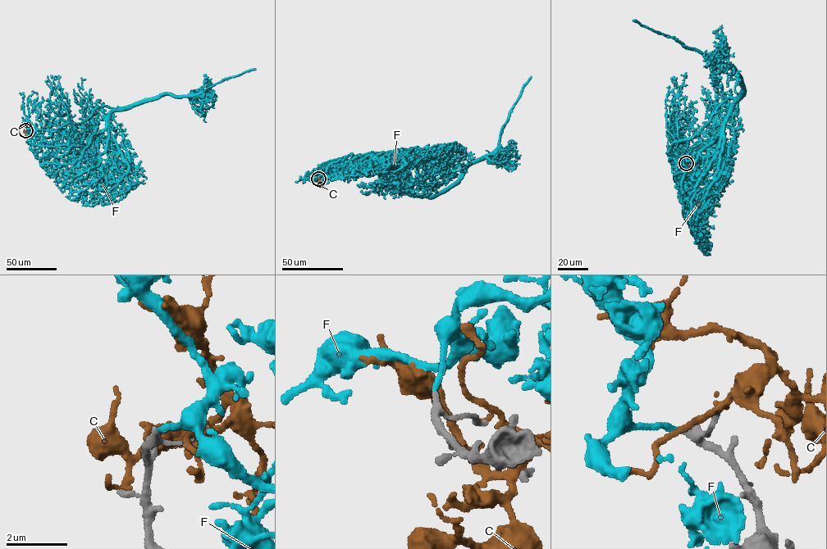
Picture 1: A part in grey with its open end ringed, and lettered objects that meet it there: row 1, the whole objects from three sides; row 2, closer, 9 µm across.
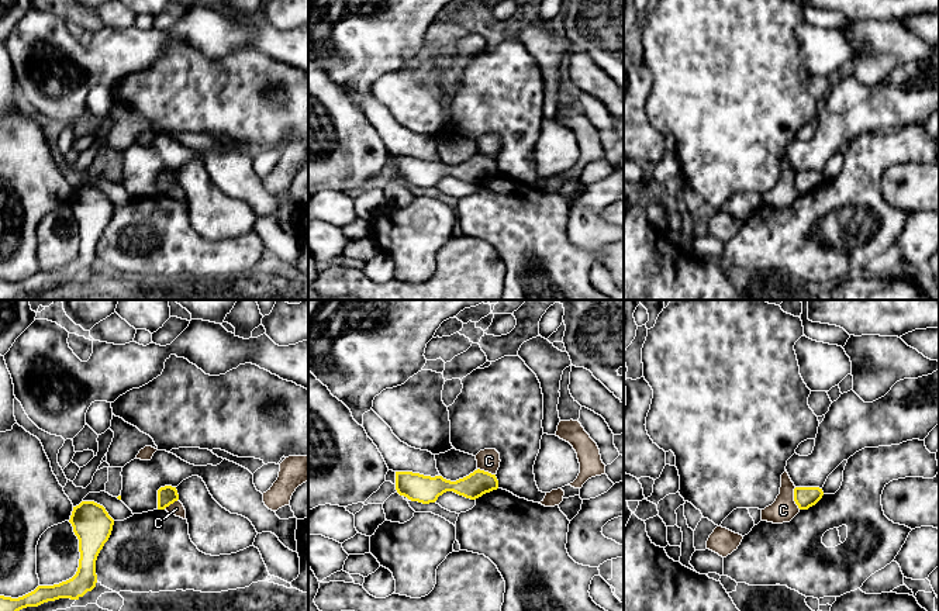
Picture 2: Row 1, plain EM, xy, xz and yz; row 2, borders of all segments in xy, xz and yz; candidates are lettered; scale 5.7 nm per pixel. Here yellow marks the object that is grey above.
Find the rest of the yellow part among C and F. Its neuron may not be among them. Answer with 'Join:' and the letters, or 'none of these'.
Join: F

